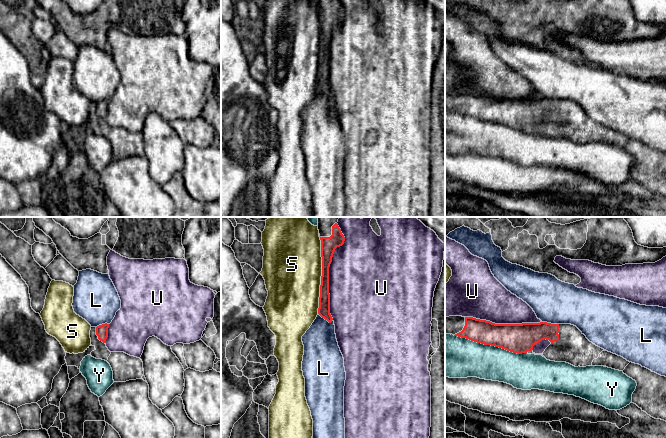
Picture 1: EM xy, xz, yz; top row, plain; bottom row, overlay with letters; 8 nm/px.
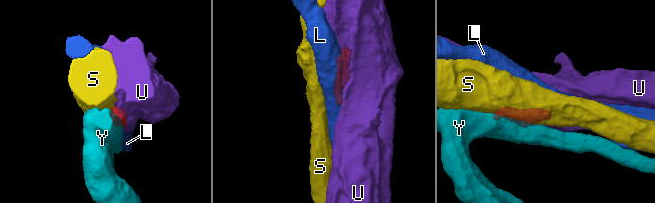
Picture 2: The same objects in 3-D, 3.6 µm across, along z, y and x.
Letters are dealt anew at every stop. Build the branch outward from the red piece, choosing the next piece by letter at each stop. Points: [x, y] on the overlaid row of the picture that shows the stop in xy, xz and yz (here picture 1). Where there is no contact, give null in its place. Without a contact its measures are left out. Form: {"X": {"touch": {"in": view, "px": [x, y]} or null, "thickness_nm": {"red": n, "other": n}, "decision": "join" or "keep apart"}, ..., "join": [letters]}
{"L": {"touch": {"in": "yz", "px": [550, 323]}, "thickness_nm": {"red": 220, "other": 360}, "decision": "keep apart"}, "S": {"touch": {"in": "xz", "px": [322, 275]}, "thickness_nm": {"red": 130, "other": 480}, "decision": "keep apart"}, "U": {"touch": {"in": "xz", "px": [328, 270]}, "thickness_nm": {"red": 130, "other": 480}, "decision": "keep apart"}, "Y": {"touch": {"in": "yz", "px": [490, 344]}, "thickness_nm": {"red": 240, "other": 320}, "decision": "keep apart"}, "join": []}

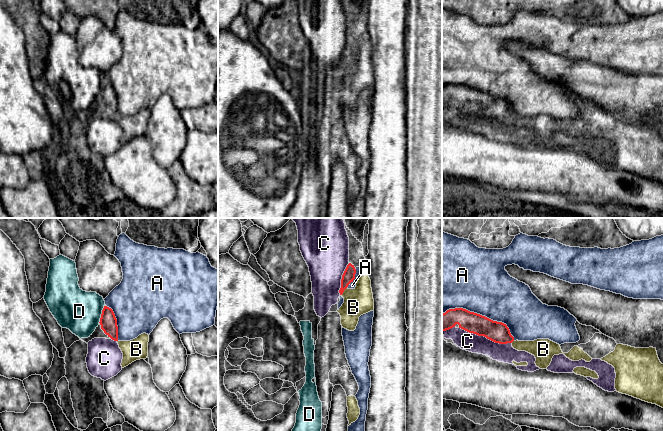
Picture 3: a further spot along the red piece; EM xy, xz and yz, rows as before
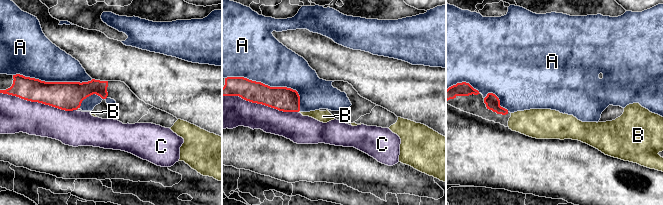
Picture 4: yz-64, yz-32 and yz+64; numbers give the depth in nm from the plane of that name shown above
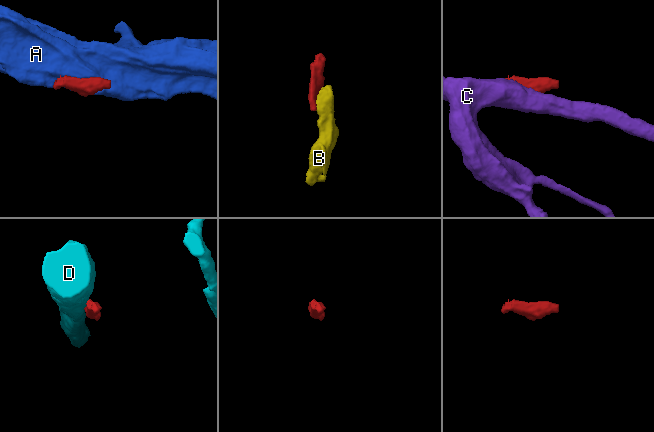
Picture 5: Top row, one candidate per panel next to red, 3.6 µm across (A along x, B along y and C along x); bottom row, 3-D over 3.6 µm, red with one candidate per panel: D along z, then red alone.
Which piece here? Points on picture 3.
{"A": {"touch": {"in": "yz", "px": [481, 315]}, "thickness_nm": {"red": 170, "other": 460}, "decision": "keep apart"}, "B": {"touch": {"in": "xz", "px": [343, 291]}, "thickness_nm": {"red": 100, "other": 220}, "decision": "join"}, "C": {"touch": {"in": "yz", "px": [485, 336]}, "thickness_nm": {"red": 170, "other": 150}, "decision": "keep apart"}, "D": {"touch": {"in": "xy", "px": [101, 314]}, "thickness_nm": {"red": 140, "other": 340}, "decision": "keep apart"}, "join": ["B"]}

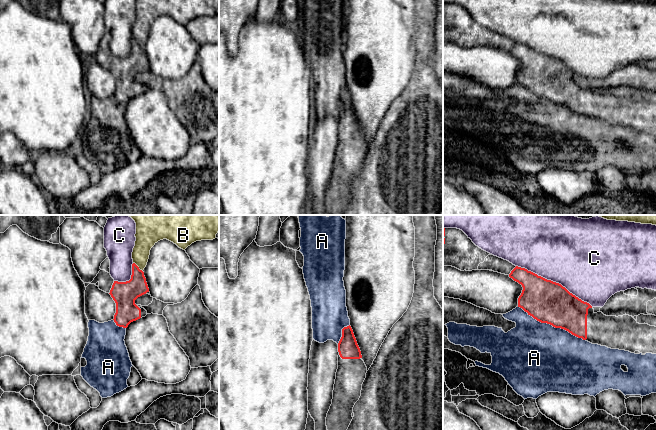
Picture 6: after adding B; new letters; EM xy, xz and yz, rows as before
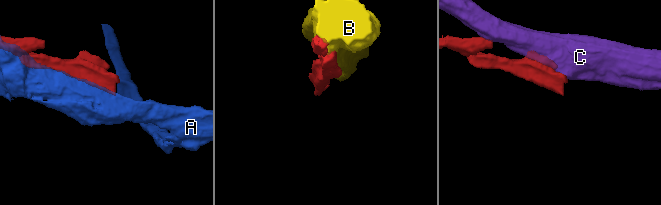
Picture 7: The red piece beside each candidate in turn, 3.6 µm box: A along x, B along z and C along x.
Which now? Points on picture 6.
{"A": {"touch": {"in": "yz", "px": [552, 325]}, "thickness_nm": {"red": 340, "other": 480}, "decision": "keep apart"}, "B": {"touch": {"in": "xy", "px": [138, 267]}, "thickness_nm": {"red": 200, "other": 170}, "decision": "keep apart"}, "C": {"touch": {"in": "yz", "px": [554, 282]}, "thickness_nm": {"red": 340, "other": 500}, "decision": "keep apart"}, "join": []}

